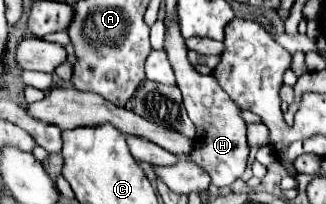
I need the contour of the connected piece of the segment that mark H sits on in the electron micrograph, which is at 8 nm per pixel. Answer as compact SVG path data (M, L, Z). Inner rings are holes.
M173 19L167 39L165 39L165 49L167 57L171 61L171 67L177 77L177 87L183 93L183 103L189 113L189 119L197 127L195 135L195 147L189 155L189 159L197 165L201 165L215 187L225 187L231 185L235 179L239 179L247 167L247 157L249 157L249 145L245 137L245 121L239 115L239 107L233 103L233 99L227 95L227 91L219 85L219 81L213 75L201 75L187 59L187 47L185 39L179 33L177 19Z

